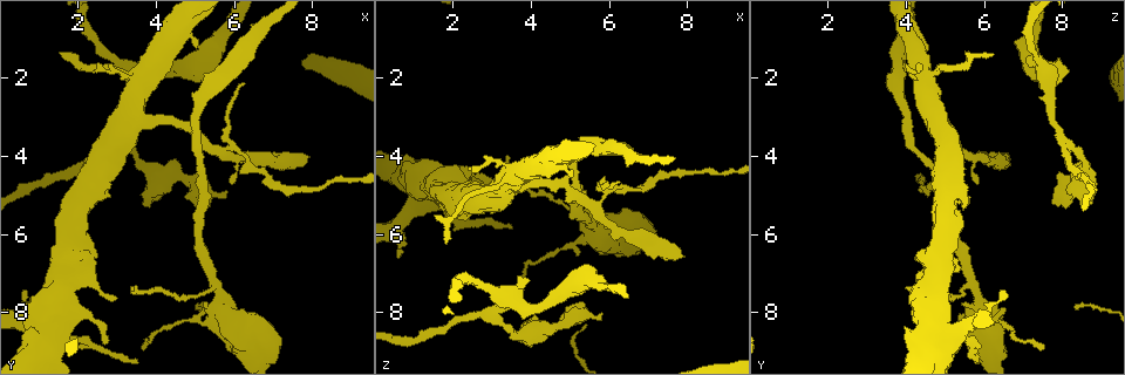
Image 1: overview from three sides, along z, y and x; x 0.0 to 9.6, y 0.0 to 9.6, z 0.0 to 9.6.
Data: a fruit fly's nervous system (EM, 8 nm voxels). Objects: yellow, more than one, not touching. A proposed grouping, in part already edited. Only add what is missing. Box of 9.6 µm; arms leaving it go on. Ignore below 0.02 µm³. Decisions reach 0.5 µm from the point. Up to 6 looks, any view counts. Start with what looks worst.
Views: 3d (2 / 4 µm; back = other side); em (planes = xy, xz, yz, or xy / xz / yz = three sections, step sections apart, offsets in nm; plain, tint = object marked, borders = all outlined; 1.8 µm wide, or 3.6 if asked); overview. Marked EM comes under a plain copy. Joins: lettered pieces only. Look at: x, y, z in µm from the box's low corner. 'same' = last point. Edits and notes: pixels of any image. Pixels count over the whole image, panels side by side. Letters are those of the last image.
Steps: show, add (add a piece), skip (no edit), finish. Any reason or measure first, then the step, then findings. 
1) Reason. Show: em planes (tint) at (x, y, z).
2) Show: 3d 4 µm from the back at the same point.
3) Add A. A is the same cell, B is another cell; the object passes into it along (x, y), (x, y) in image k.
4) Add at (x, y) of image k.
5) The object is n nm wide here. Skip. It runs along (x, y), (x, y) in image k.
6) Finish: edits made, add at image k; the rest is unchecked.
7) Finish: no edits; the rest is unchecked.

An open end. Show: 3d 4 µm at (5.75, 4.95, 7.95).

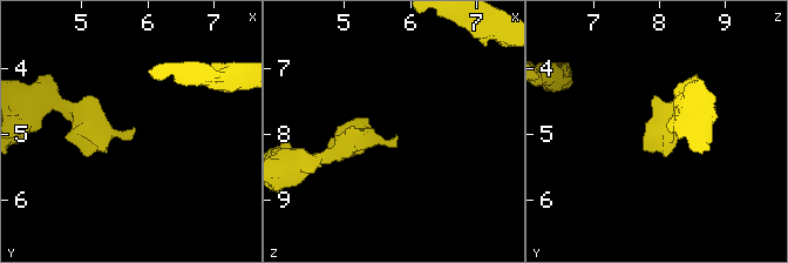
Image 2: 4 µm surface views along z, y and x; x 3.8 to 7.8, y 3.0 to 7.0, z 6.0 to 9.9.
Show: em yz step 16 (borders) at (5.80, 4.95, 7.95).

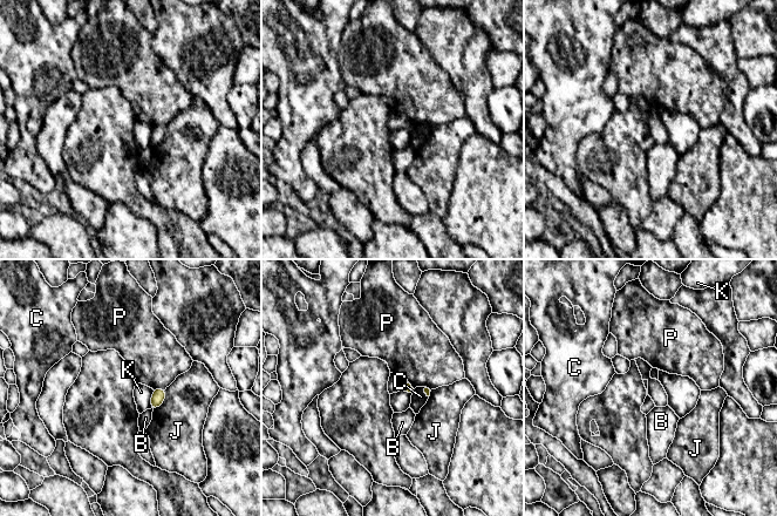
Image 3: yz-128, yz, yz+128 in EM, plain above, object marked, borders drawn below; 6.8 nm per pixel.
Show: em planes (borders) at the same point.

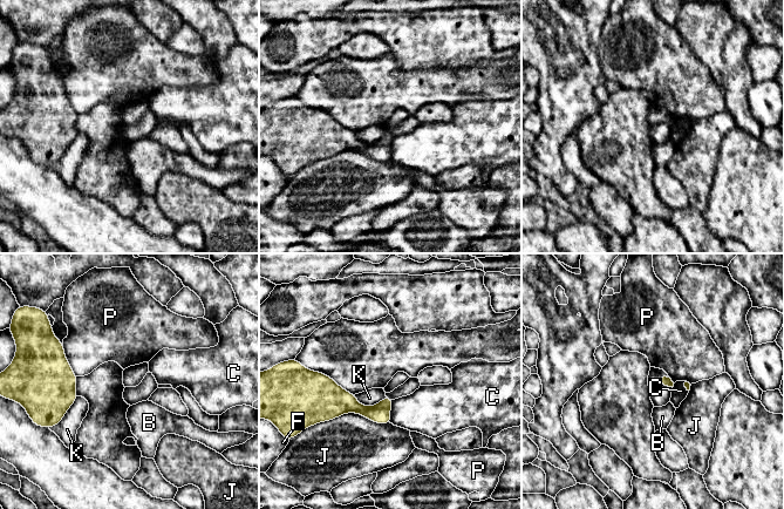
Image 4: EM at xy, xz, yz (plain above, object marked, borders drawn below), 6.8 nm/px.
Skip. B, C, F, J, K and P are other cells; it runs along (320, 379), (343, 402), (388, 419) in image 4; none of them fits.

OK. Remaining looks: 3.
Show: 3d 4 µm from the back at (7.90, 4.00, 6.60).

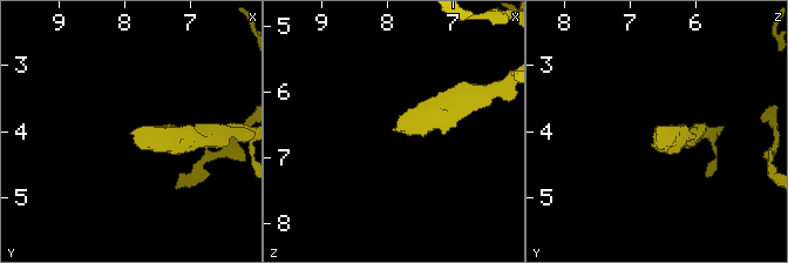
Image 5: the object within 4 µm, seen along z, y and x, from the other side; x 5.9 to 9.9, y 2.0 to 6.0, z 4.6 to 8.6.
Show: em yz step 8 (tint) at (7.90, 4.05, 6.60).

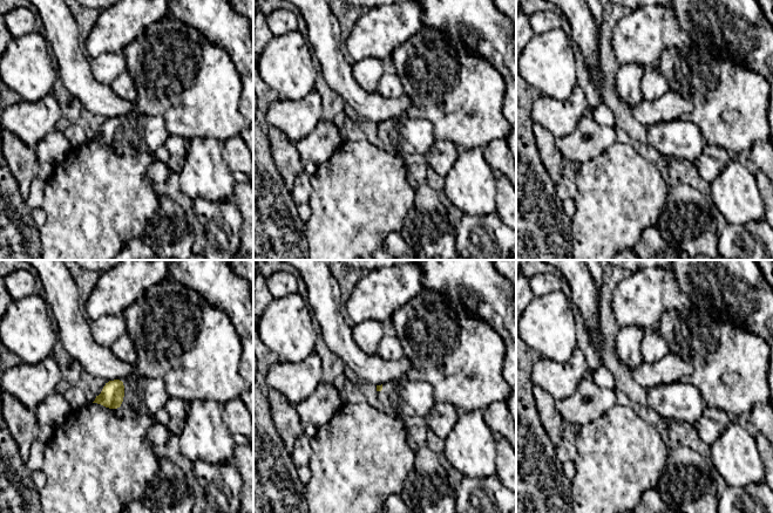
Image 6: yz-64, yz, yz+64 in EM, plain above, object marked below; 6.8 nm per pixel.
Cut it another way. Show: em planes (borders) at the same point.

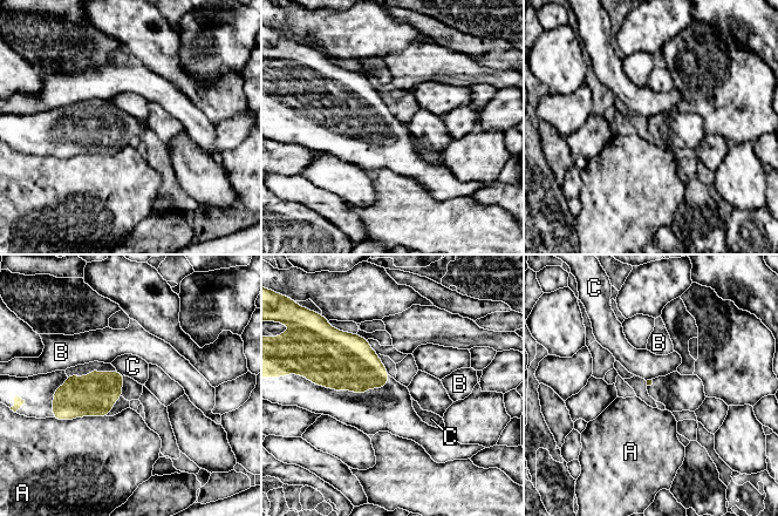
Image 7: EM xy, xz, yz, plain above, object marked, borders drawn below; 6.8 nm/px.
Skip. A, B and C are other cells; a border runs along (116, 369), (124, 374) in image 7; none of them fits.

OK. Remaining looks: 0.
Finish: no edits; the rest is unchecked.

